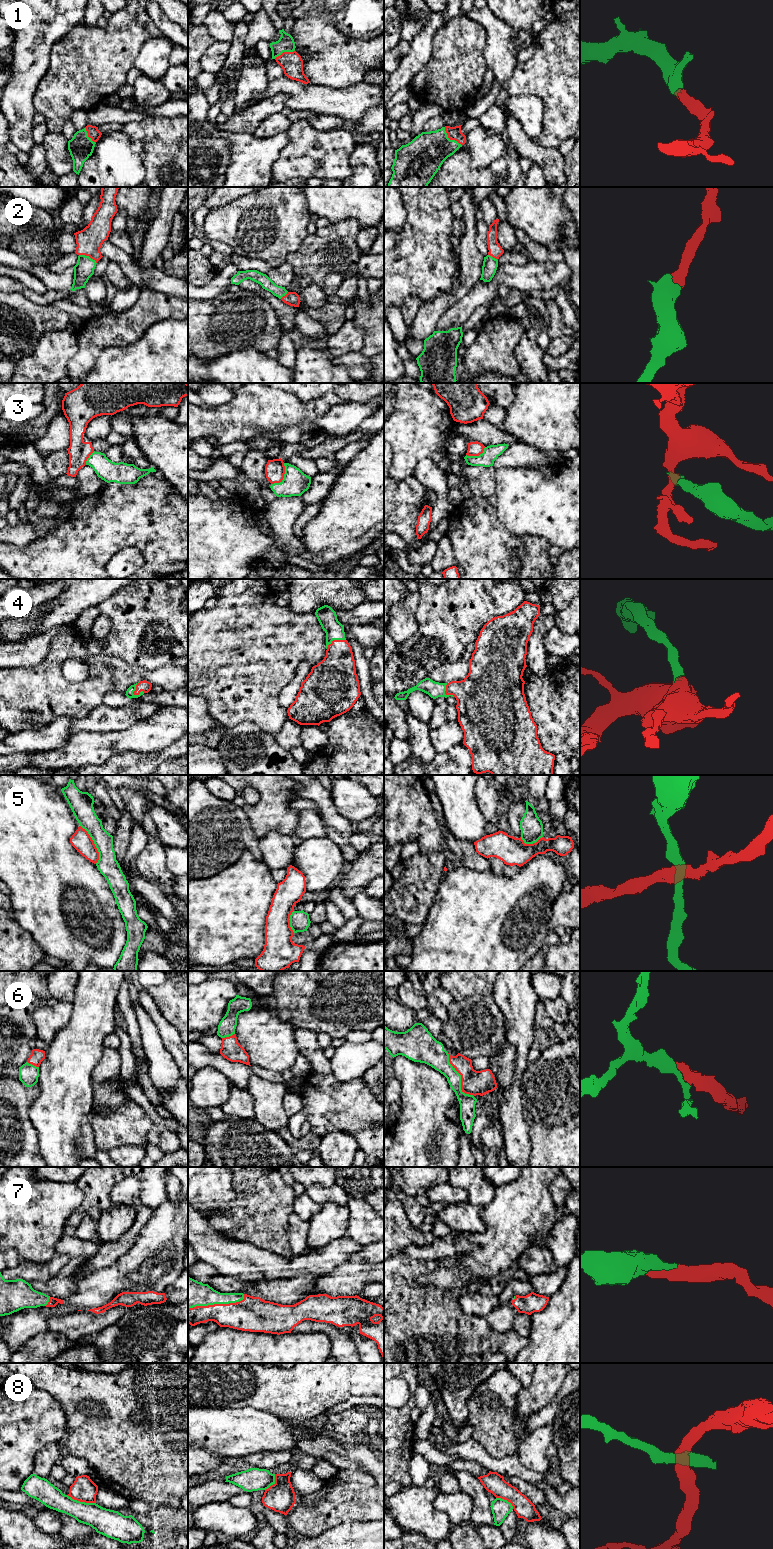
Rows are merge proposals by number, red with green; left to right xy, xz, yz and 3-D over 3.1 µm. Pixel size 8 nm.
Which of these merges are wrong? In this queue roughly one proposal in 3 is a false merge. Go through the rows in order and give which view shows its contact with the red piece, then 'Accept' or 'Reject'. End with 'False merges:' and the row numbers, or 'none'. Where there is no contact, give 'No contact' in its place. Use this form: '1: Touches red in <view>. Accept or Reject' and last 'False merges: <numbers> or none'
1: Touches red in yz. Accept
2: Touches red in xy. Accept
3: Touches red in xz. Reject
4: Touches red in xy. Accept
5: Touches red in xy. Reject
6: Touches red in yz. Accept
7: Touches red in xz. Accept
8: Touches red in xy. Reject
False merges: 3, 5, 8

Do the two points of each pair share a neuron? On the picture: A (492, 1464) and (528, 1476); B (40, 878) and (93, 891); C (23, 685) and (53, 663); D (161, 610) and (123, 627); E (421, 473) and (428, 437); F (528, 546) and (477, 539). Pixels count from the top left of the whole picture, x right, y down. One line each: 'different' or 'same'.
A: same
B: same
C: same
D: same
E: different
F: same

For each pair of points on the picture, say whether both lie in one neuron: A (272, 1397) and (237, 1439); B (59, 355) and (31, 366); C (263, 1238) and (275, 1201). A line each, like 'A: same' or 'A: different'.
A: different
B: same
C: same

